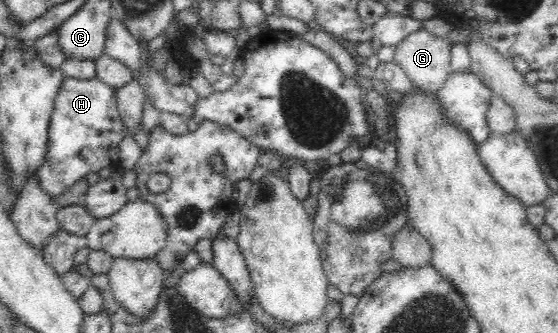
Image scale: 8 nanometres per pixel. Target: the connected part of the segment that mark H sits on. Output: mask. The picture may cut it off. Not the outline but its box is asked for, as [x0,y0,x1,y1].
[37,77,128,198]

